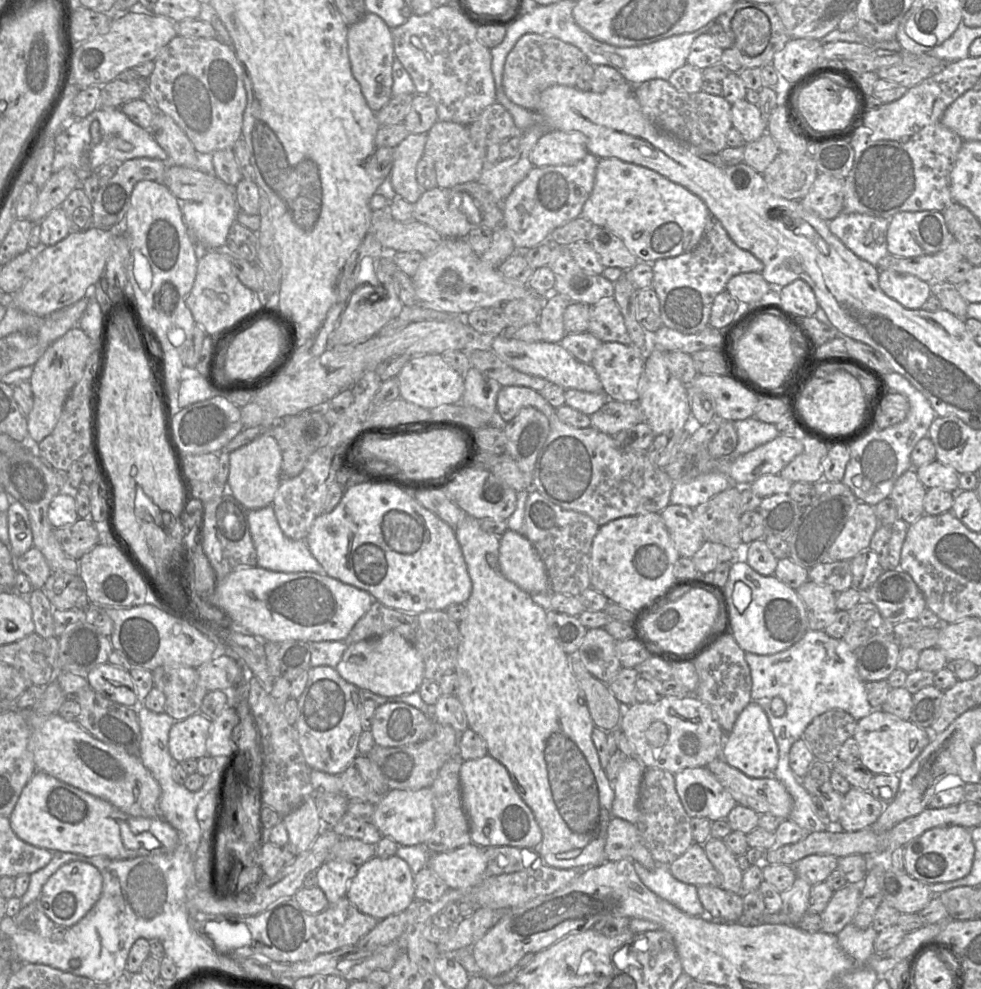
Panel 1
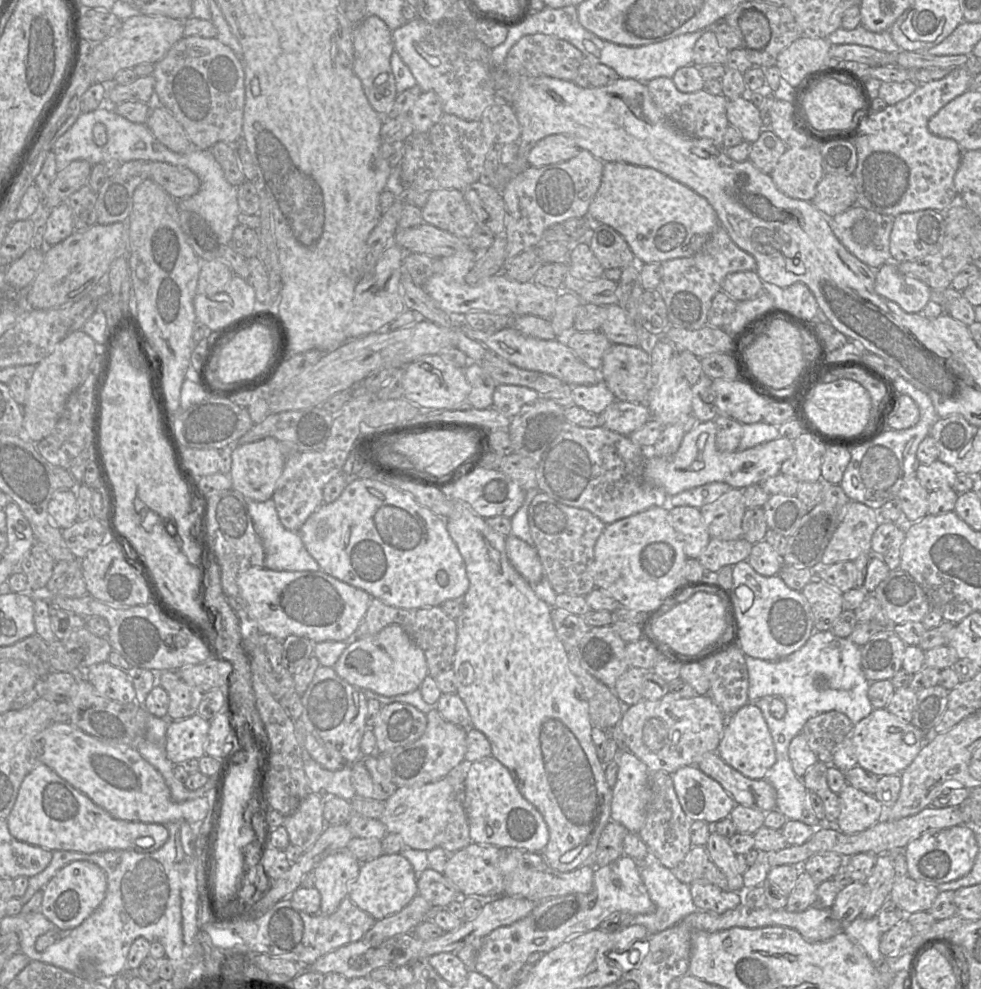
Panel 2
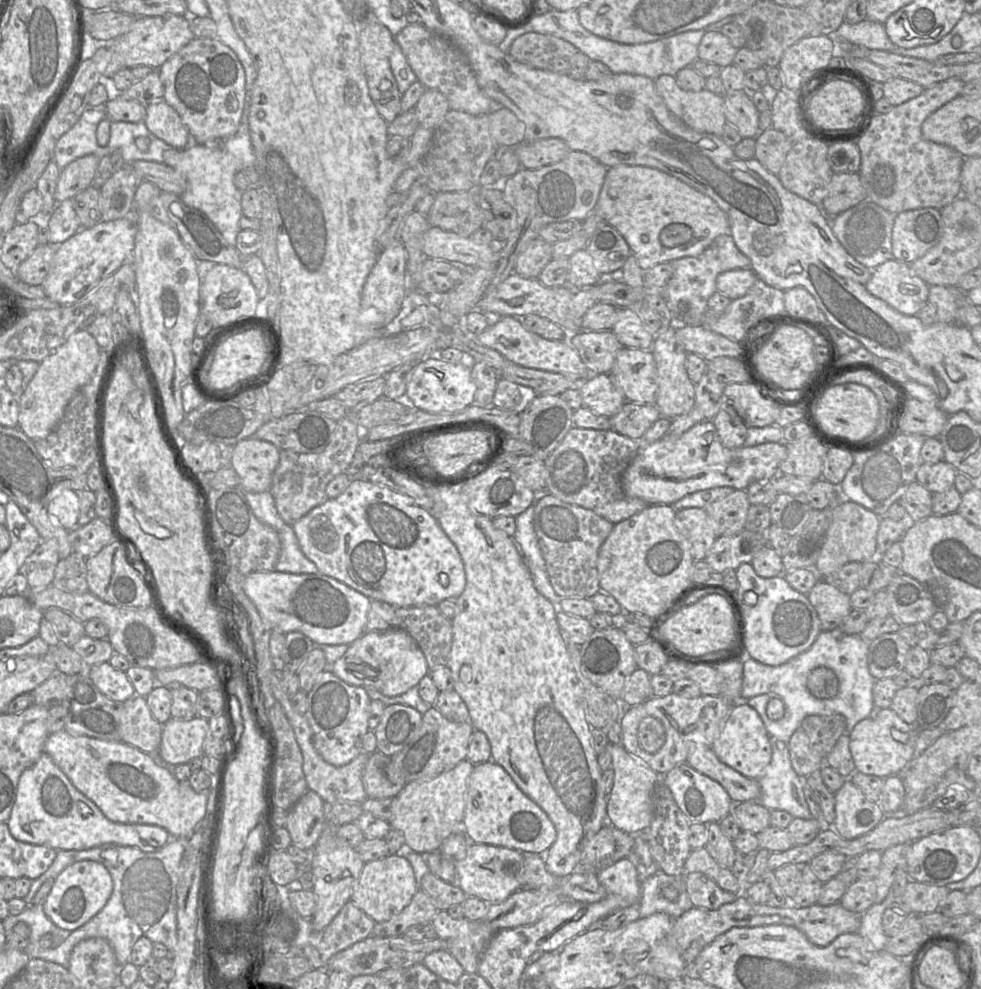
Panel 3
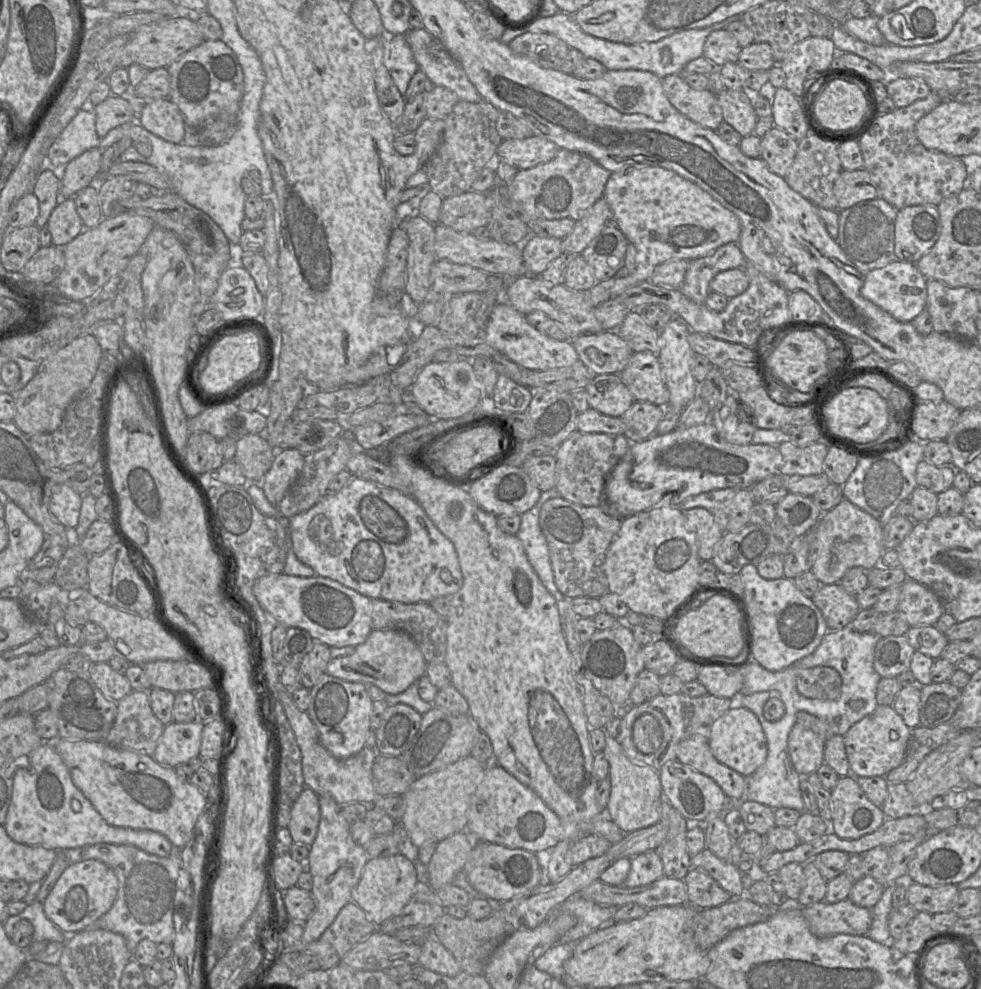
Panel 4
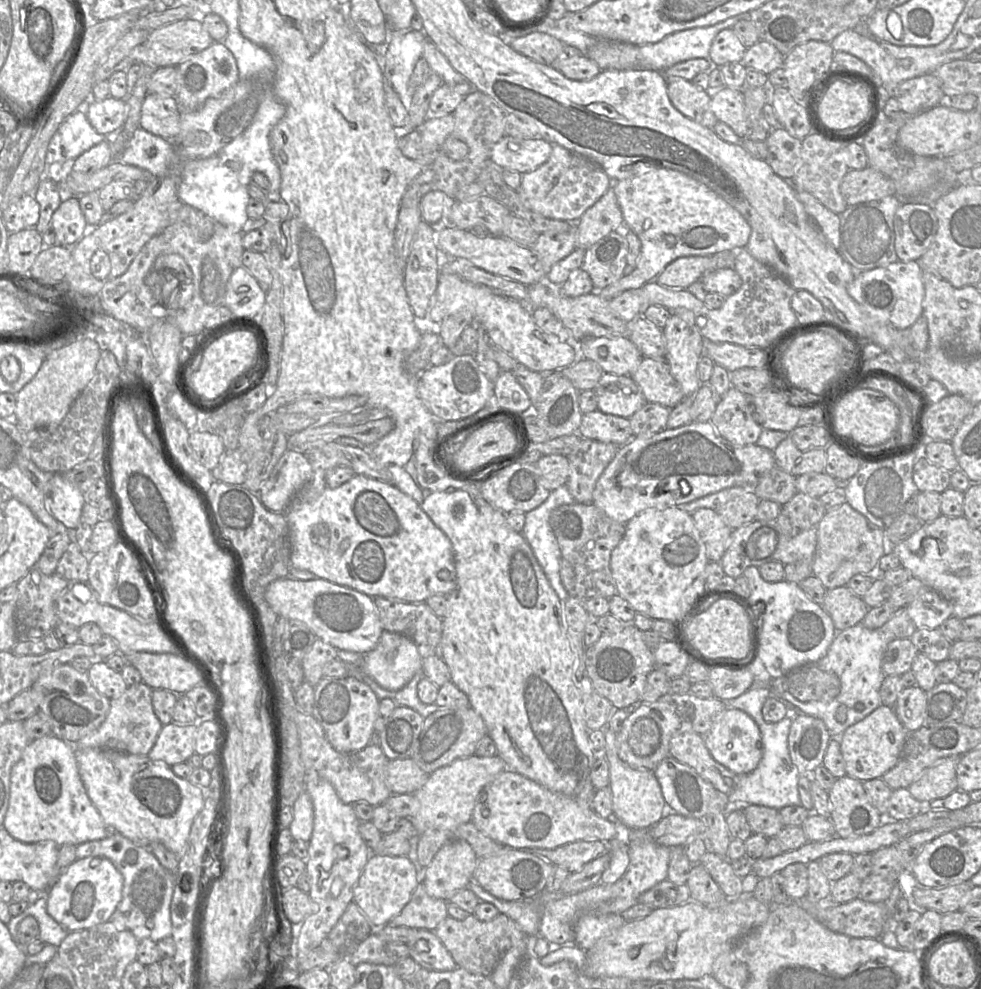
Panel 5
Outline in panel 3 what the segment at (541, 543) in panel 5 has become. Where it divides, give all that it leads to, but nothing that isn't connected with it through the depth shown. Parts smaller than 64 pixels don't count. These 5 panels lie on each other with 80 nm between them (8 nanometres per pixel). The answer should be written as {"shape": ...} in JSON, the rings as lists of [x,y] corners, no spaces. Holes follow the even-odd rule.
{"shape":[[[547,489],[534,491],[533,503],[516,517],[517,528],[513,538],[530,570],[536,589],[558,607],[563,598],[555,592],[550,582],[533,523],[536,503],[548,494]]]}

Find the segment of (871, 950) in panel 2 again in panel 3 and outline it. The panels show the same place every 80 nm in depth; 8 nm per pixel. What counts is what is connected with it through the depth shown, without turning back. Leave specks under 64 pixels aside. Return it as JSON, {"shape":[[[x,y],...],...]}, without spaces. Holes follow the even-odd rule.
{"shape":[[[890,893],[880,903],[875,903],[862,914],[861,925],[858,934],[875,950],[885,950],[888,937],[883,926],[882,917],[884,911],[893,903],[893,896]]]}

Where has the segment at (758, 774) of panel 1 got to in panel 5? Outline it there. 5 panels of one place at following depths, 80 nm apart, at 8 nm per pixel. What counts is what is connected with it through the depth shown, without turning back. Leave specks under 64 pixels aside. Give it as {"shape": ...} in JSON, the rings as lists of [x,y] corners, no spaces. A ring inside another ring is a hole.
{"shape":[[[727,707],[704,736],[704,743],[718,763],[738,776],[752,772],[762,759],[760,729],[749,714],[737,708]]]}

